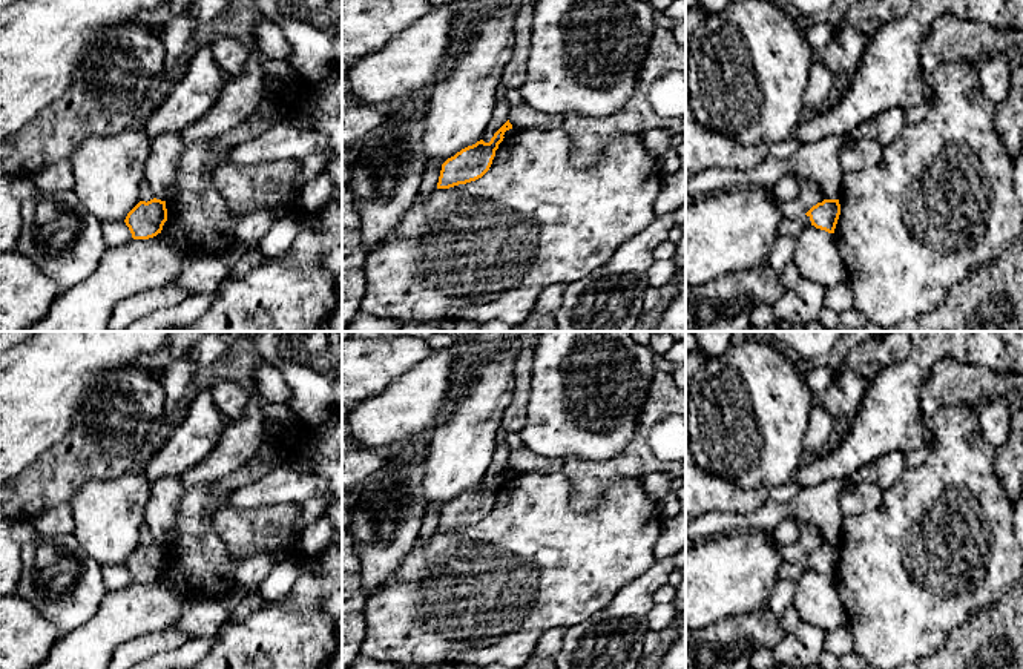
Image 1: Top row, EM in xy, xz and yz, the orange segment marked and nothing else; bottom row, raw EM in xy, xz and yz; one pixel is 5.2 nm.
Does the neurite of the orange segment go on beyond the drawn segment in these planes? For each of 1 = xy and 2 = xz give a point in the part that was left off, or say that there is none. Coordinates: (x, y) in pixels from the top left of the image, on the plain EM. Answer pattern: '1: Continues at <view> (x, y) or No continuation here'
1: No continuation here
2: No continuation here

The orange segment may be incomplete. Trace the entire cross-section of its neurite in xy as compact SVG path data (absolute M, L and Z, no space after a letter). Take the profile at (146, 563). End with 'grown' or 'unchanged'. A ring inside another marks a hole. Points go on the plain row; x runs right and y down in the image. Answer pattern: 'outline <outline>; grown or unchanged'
outline M156 542L147 546L140 545L124 563L133 583L149 583L156 580L158 577L161 577L166 565L166 545Z; unchanged

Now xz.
outline M509 463L494 477L489 486L483 483L468 489L442 508L437 532L449 532L482 522L491 511L498 488L506 474L512 473Z; unchanged

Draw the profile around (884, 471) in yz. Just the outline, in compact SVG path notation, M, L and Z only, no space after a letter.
M894 451L863 465L845 480L851 480L854 483L870 482L883 491L890 488L906 468L905 456Z

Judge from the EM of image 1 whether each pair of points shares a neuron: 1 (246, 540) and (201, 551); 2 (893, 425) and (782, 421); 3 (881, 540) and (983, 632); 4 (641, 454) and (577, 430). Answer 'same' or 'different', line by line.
1: different
2: different
3: different
4: different

